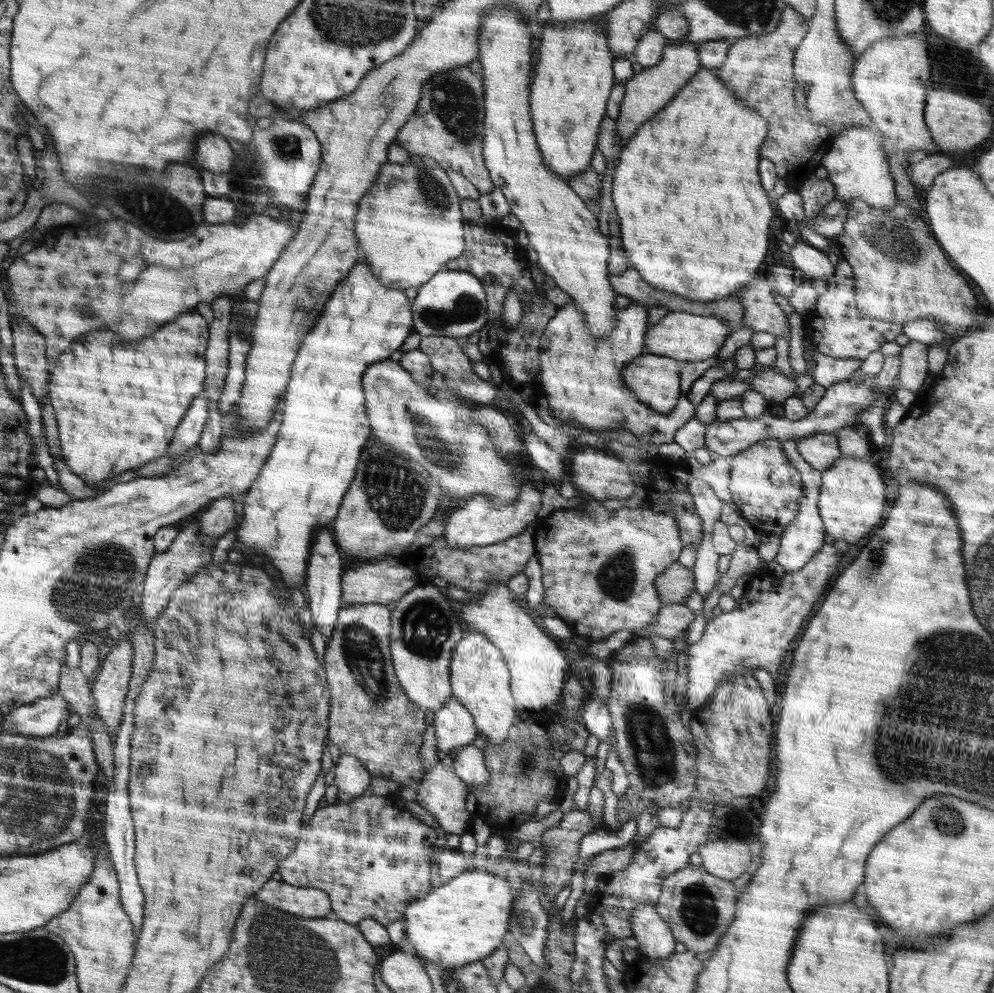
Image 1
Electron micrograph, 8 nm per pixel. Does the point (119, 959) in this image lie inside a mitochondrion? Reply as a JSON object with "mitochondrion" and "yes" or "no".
{"mitochondrion":"no"}

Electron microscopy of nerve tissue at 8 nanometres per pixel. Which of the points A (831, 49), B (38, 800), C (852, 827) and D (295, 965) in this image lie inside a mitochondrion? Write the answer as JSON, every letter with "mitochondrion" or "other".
{"A":"other","B":"mitochondrion","C":"other","D":"mitochondrion"}

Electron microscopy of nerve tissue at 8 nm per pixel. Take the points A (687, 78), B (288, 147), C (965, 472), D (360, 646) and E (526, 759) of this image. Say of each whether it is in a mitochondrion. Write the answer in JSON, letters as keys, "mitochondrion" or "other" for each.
{"A":"other","B":"mitochondrion","C":"other","D":"mitochondrion","E":"mitochondrion"}

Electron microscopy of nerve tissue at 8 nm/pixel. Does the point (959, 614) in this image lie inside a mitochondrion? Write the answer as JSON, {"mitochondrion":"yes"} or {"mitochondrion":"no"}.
{"mitochondrion":"yes"}

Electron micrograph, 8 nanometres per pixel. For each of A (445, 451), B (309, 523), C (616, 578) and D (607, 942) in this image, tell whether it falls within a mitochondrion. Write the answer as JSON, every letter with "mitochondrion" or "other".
{"A":"mitochondrion","B":"other","C":"mitochondrion","D":"other"}

